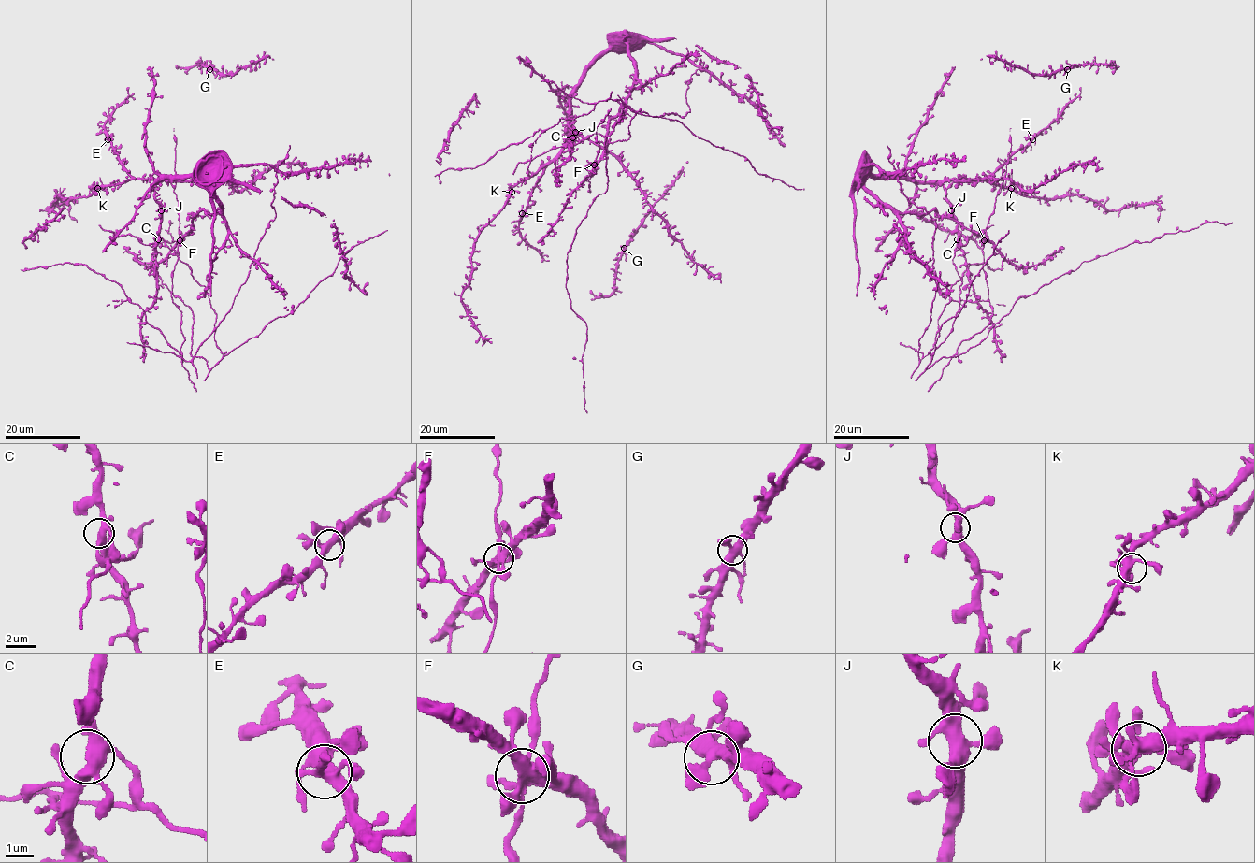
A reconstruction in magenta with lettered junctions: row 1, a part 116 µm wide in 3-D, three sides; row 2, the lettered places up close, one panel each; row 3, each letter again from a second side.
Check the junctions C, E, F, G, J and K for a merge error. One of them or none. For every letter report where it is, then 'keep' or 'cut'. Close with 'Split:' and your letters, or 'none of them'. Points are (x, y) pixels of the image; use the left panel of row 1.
C: at (158, 239); keep
E: at (108, 139); keep
F: at (180, 240); keep
G: at (209, 69); keep
J: at (161, 210); keep
K: at (97, 188); keep
Split: none of them

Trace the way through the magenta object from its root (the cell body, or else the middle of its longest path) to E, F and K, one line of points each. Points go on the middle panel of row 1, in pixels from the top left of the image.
E: (590, 135), (576, 140), (569, 123), (568, 145), (546, 167), (529, 195), (528, 205), (522, 213)
F: (590, 135), (573, 137), (570, 94), (605, 51), (626, 45), (633, 90), (593, 165)
K: (590, 135), (576, 140), (569, 123), (568, 145), (534, 173), (519, 180), (512, 192)

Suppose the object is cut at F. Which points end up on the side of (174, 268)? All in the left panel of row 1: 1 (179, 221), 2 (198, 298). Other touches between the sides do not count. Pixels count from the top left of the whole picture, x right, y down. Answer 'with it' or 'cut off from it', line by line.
1: with it
2: cut off from it

